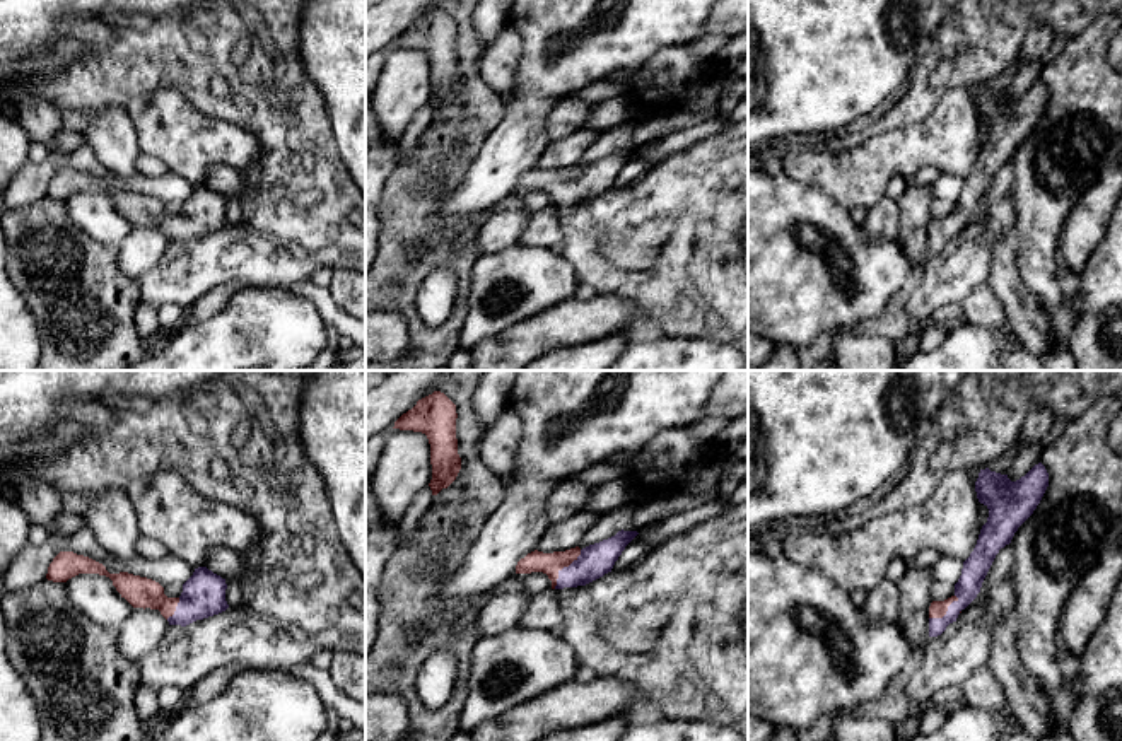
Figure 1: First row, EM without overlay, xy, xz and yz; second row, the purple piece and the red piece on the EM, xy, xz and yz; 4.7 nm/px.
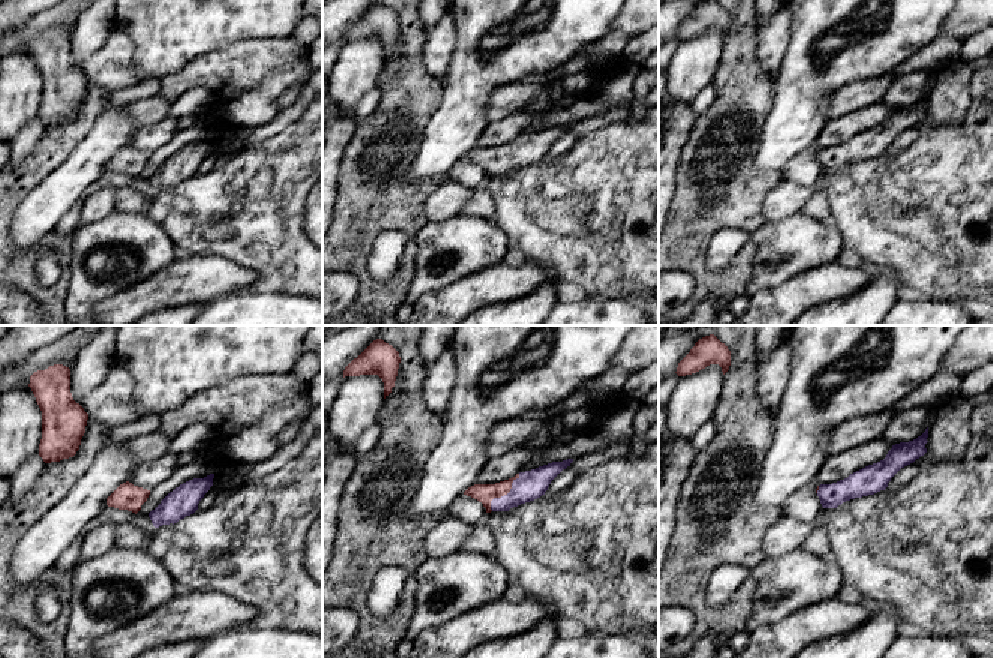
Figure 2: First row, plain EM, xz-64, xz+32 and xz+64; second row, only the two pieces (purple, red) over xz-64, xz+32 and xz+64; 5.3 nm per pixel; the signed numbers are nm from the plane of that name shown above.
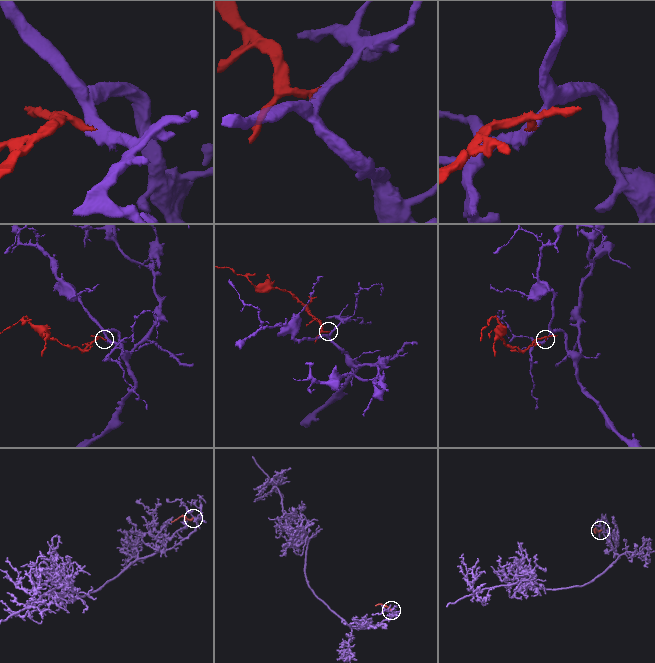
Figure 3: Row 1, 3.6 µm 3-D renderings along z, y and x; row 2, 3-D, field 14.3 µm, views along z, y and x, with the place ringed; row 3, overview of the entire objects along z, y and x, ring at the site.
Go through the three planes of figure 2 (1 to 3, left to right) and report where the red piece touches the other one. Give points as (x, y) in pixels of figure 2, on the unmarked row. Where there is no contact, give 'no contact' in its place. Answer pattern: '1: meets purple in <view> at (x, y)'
1: no contact
2: meets purple in xz+32 at (504, 159)
3: meets purple in xz+64 at (819, 153)

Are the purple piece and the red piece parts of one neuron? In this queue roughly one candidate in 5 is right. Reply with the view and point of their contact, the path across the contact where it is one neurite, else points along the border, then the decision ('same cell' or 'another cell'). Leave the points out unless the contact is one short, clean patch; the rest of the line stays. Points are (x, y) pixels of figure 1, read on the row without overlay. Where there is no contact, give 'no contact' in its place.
contact xz (562, 186); way xz (595, 178), (581, 185), (562, 186), (550, 181); same cell

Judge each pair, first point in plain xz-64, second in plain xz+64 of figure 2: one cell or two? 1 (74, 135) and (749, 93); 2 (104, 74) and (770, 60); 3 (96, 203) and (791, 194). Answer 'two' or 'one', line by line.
1: one
2: one
3: one

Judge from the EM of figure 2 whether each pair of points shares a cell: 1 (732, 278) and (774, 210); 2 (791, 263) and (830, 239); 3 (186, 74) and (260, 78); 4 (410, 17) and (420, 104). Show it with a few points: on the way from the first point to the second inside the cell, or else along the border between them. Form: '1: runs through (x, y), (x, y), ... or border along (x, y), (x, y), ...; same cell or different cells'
1: border along (776, 185), (762, 204), (762, 216), (765, 219); different cells
2: runs through (800, 254), (810, 243), (821, 242); same cell
3: runs through (204, 74), (234, 74), (242, 77); same cell
4: runs through (411, 38), (411, 83); same cell

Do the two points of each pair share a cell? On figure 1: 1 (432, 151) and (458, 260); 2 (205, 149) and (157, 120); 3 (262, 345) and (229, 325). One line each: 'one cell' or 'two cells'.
1: one cell
2: one cell
3: one cell

